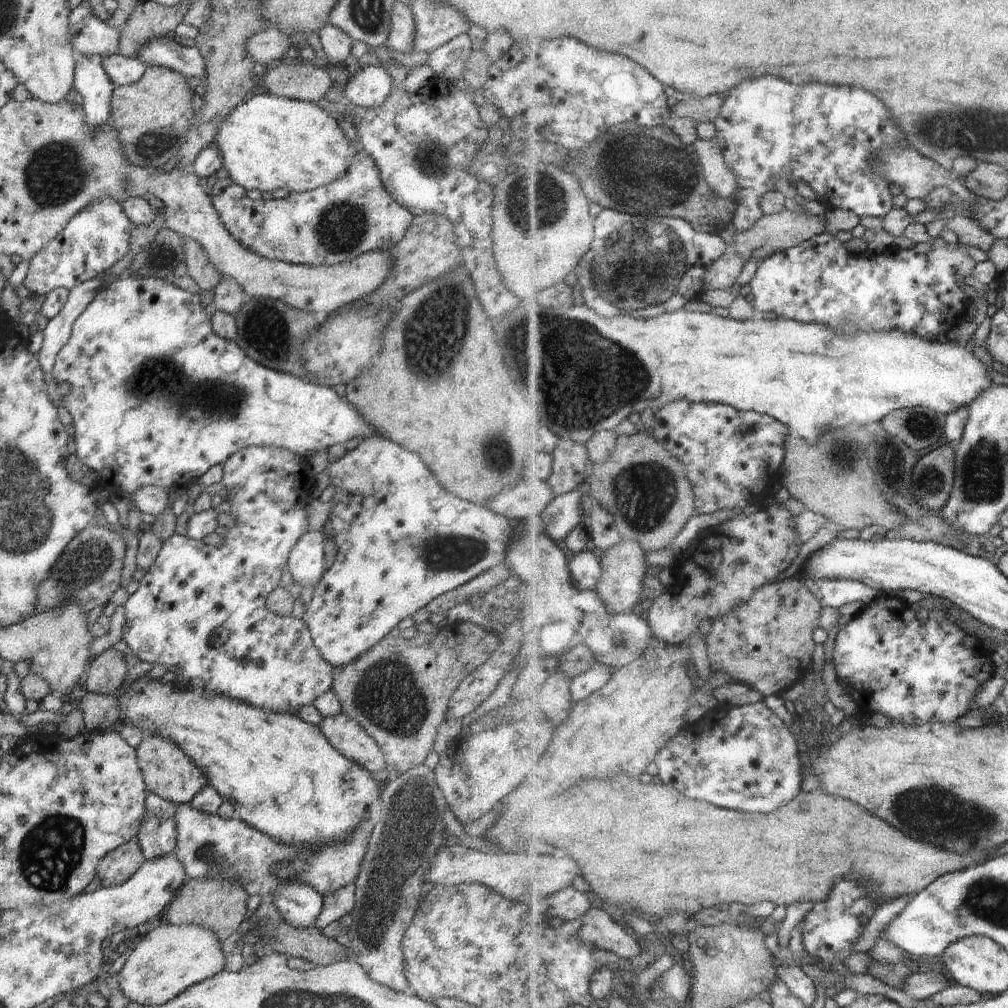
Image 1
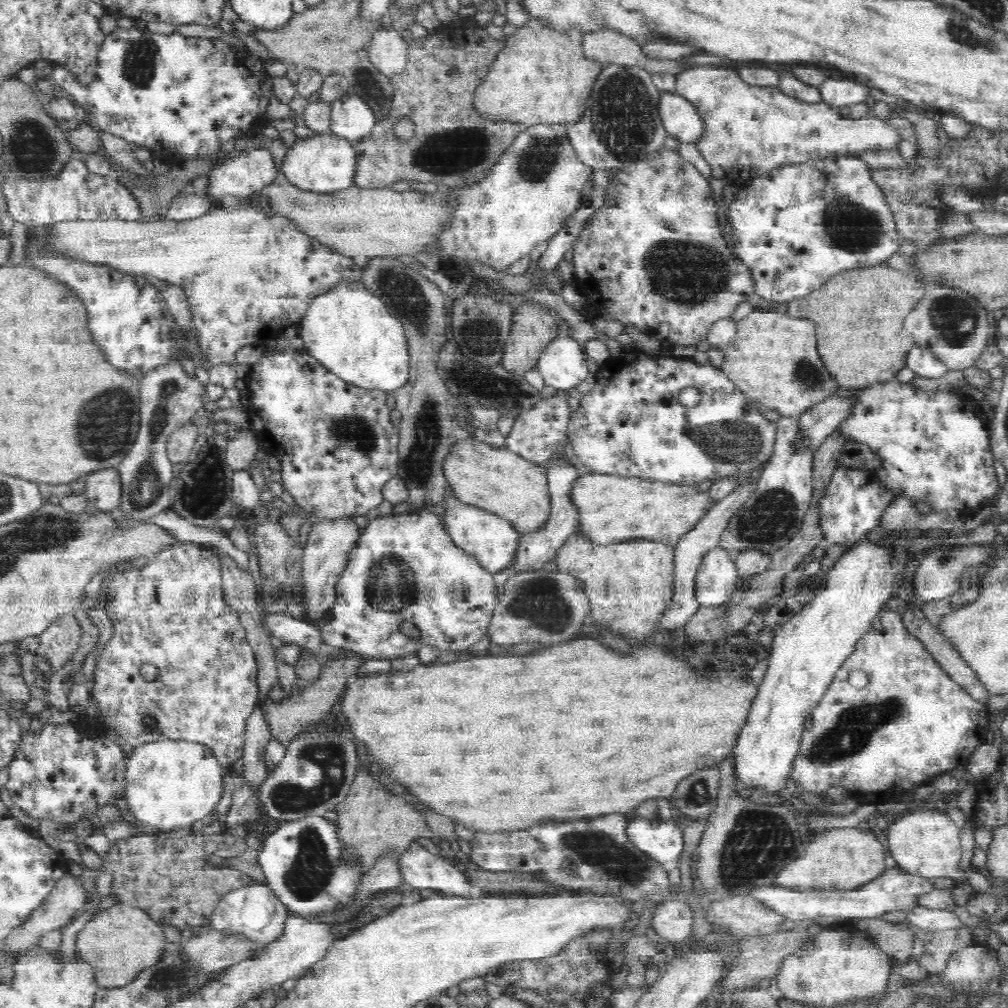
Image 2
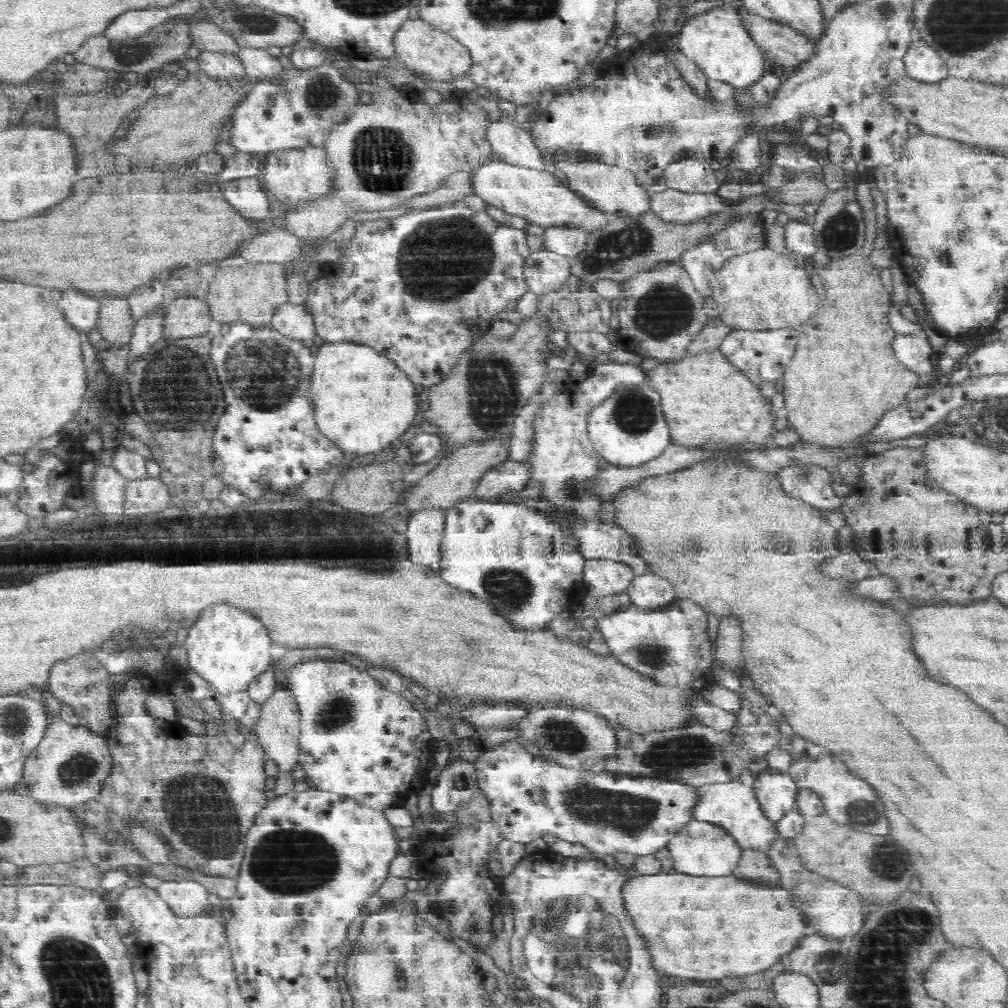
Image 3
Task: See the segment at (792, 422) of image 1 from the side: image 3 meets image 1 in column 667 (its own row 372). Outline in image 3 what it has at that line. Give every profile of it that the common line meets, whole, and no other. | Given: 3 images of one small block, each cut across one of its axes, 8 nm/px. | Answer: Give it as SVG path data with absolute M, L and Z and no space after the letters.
M326 341L318 350L316 354L316 360L314 364L314 372L312 374L312 380L310 385L310 395L312 396L312 408L315 414L315 423L318 432L329 443L332 443L336 448L342 451L345 455L350 456L366 456L366 454L377 454L390 448L394 445L400 436L410 428L412 420L416 416L419 408L422 404L419 402L418 396L416 395L416 386L414 381L410 380L410 377L400 369L390 357L387 357L383 352L378 352L374 347L368 346L367 344L353 343L352 341L342 342L330 342Z

